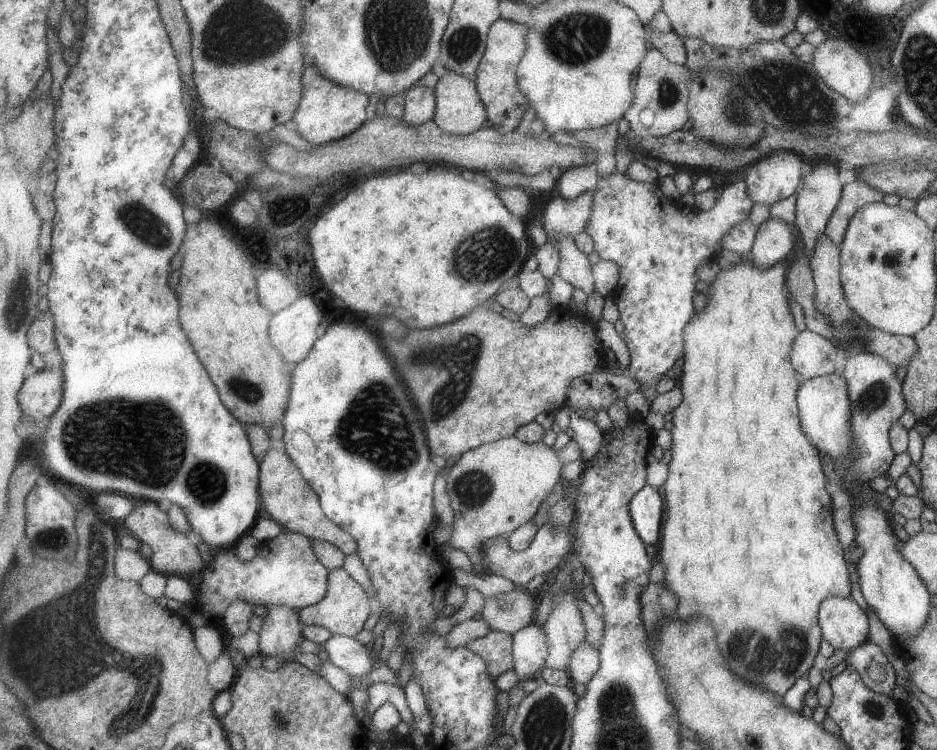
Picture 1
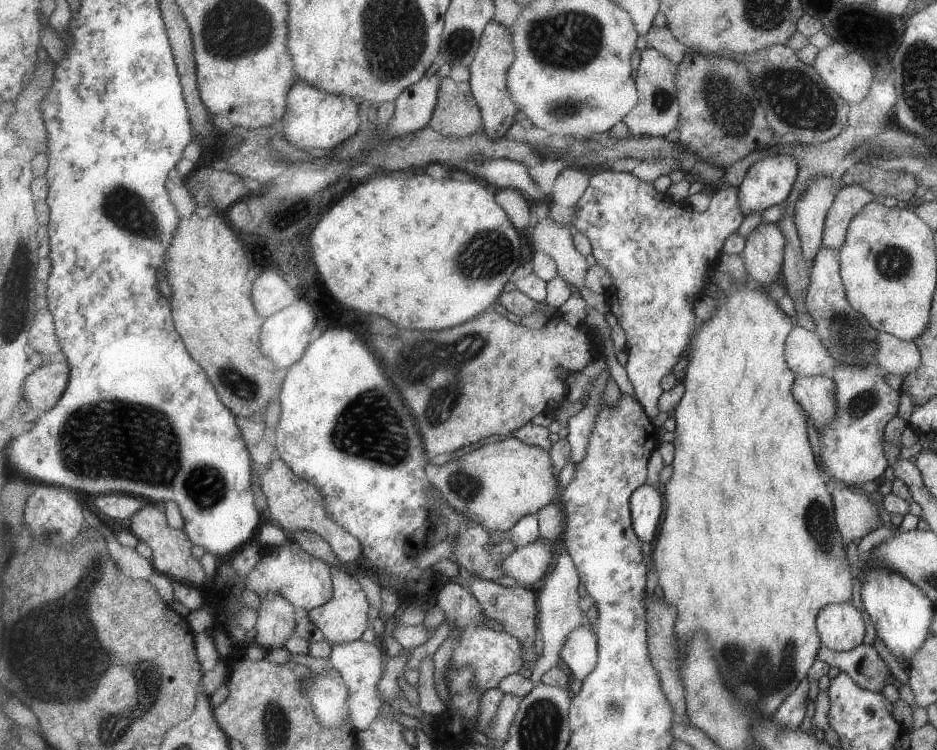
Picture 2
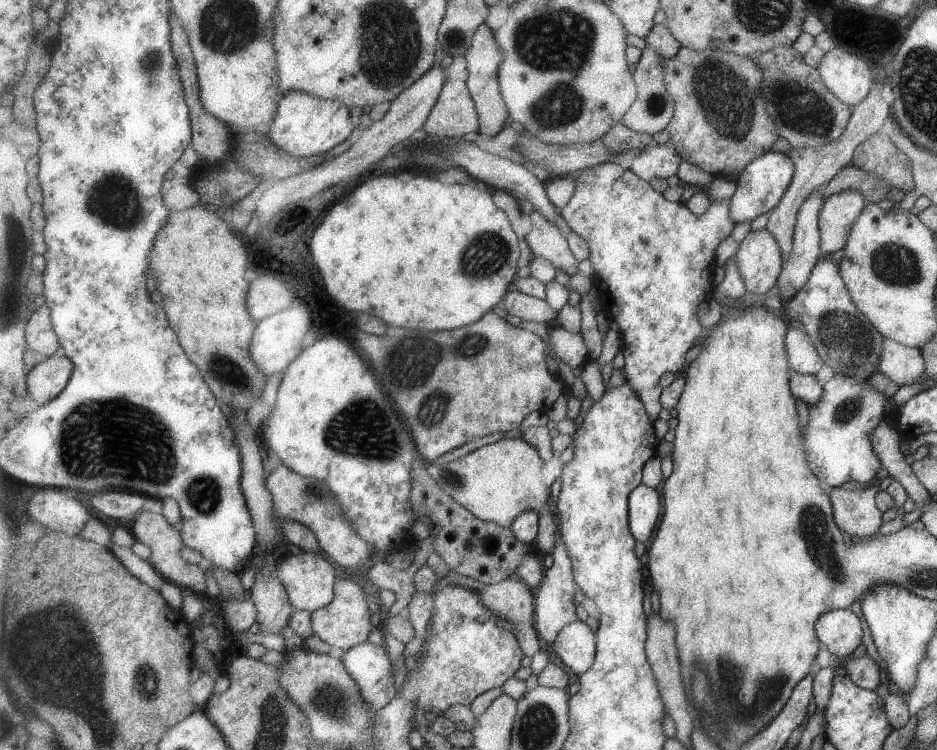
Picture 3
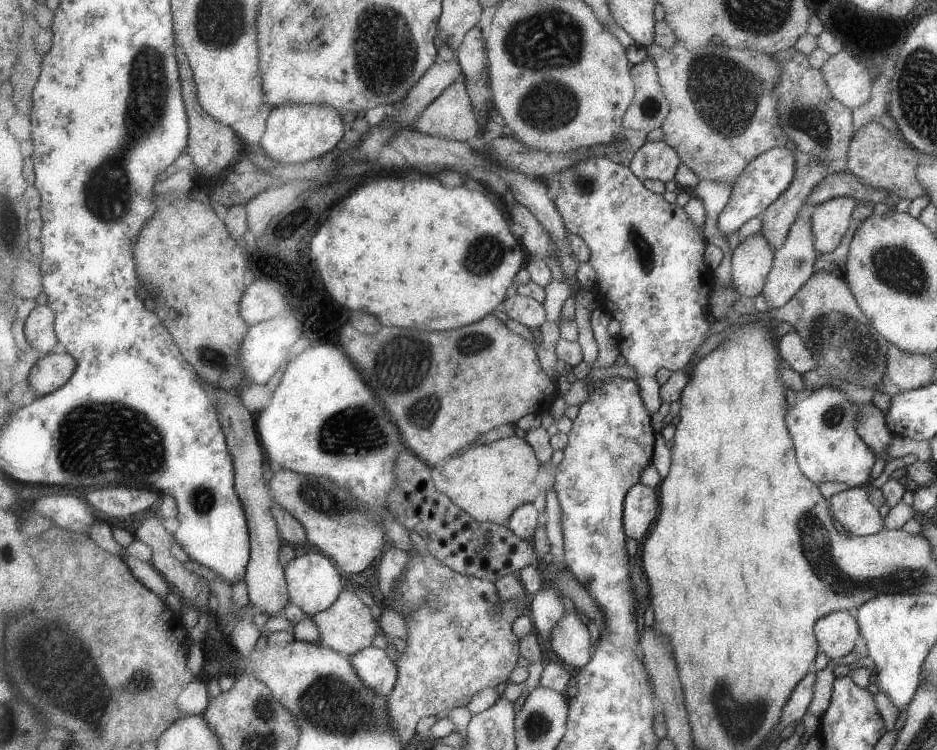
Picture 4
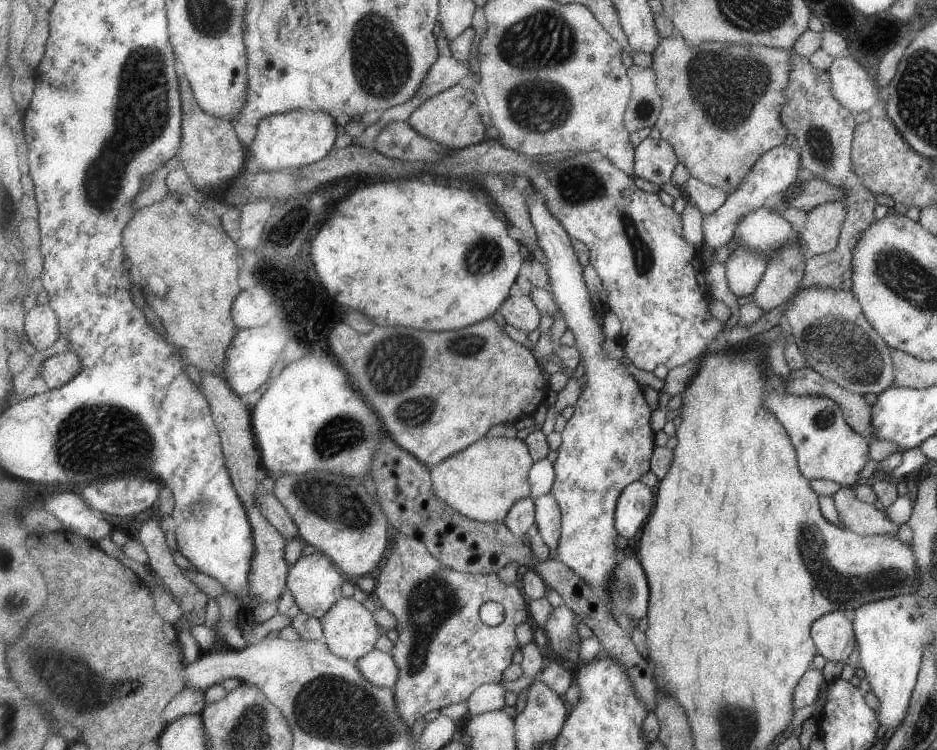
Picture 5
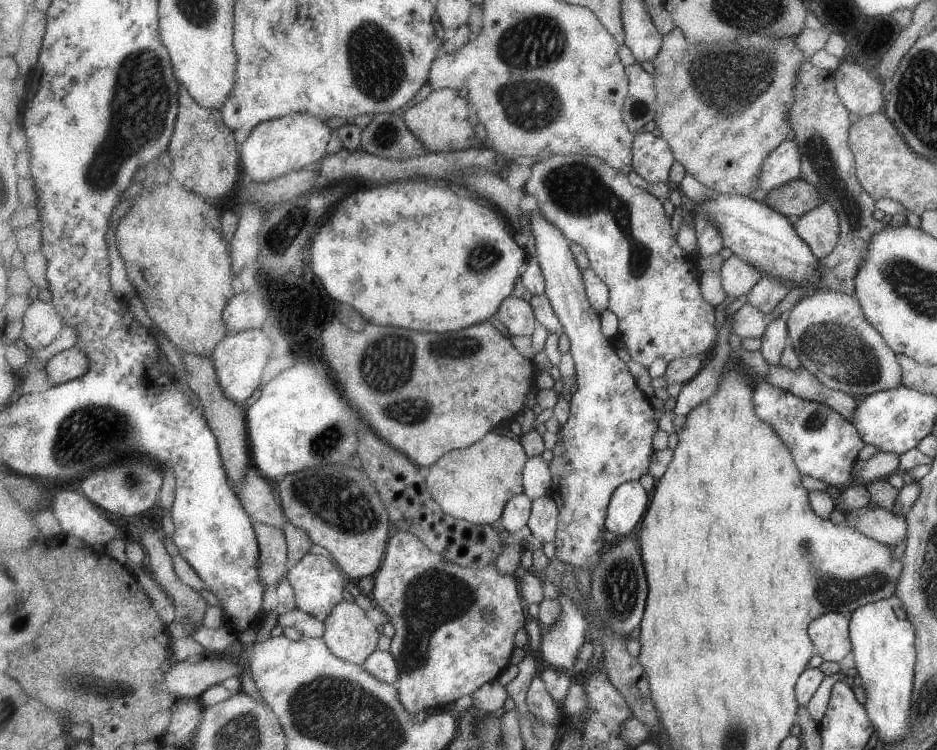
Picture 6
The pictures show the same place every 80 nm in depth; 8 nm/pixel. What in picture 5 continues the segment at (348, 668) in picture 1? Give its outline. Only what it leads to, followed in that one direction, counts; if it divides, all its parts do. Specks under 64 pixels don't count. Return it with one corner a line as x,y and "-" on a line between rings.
375,647
367,655
355,662
366,679
377,686
394,689
400,678
400,668
392,653
383,652

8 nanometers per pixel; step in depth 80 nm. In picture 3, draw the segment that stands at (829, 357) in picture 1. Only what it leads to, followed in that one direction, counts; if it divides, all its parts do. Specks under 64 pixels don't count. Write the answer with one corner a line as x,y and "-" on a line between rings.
803,327
791,328
786,336
786,349
792,373
814,375
823,366
824,362

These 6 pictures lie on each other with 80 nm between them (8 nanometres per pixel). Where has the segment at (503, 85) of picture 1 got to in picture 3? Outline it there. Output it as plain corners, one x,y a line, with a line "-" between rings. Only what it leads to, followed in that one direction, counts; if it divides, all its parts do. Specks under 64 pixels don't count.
483,23
473,37
472,45
465,58
468,62
469,80
466,81
480,118
480,133
485,136
497,136
510,122
510,110
500,89
498,68
501,66
505,53
496,41
495,31

